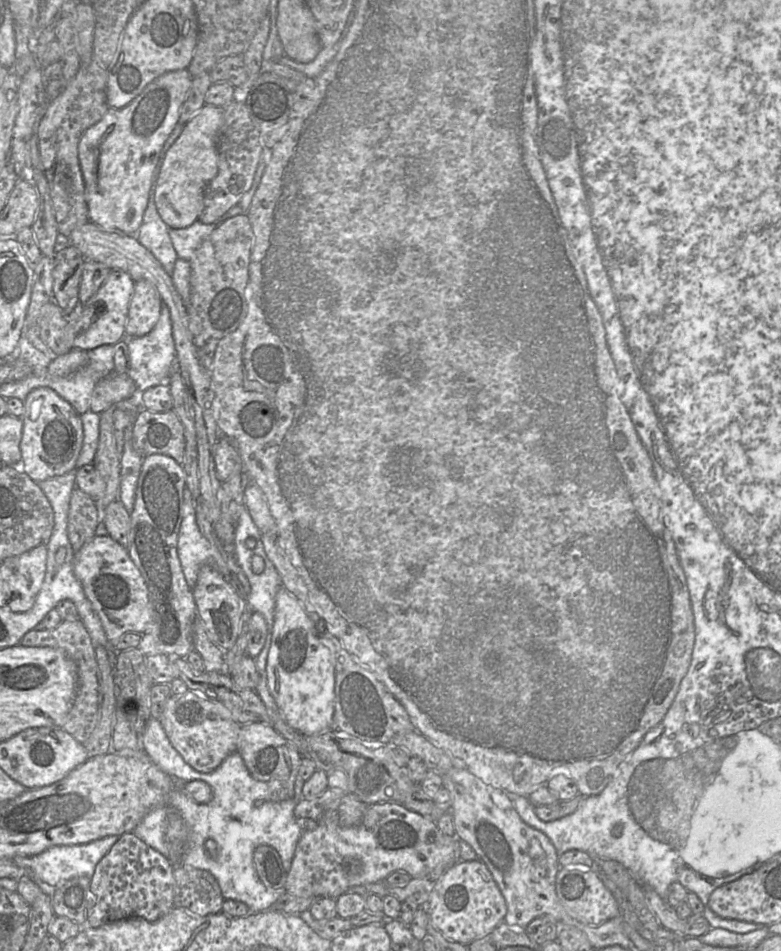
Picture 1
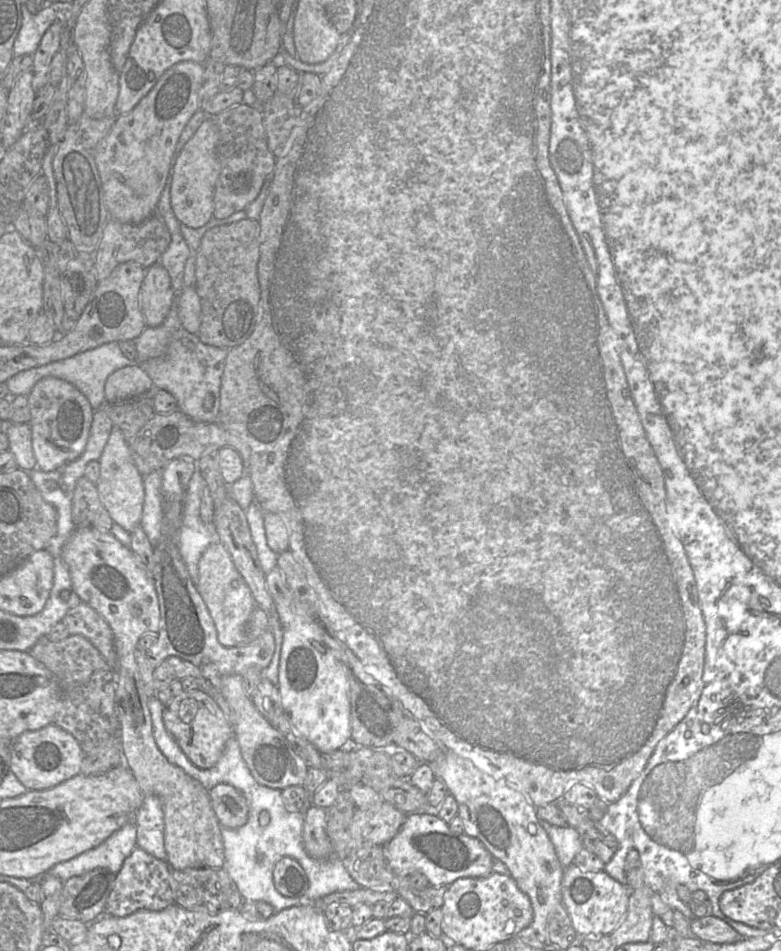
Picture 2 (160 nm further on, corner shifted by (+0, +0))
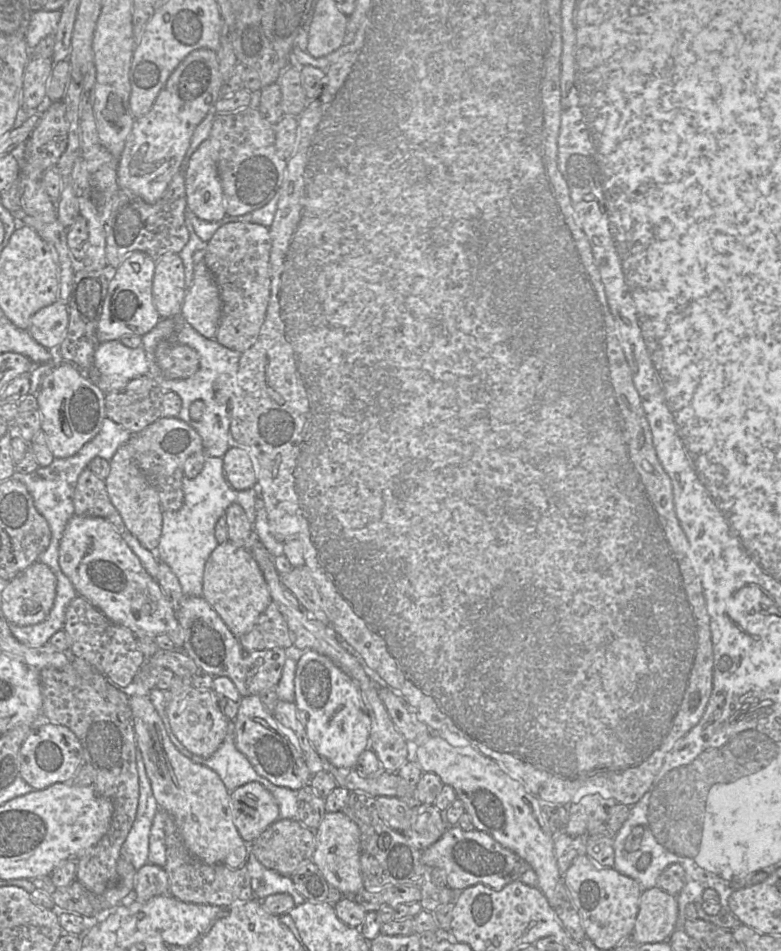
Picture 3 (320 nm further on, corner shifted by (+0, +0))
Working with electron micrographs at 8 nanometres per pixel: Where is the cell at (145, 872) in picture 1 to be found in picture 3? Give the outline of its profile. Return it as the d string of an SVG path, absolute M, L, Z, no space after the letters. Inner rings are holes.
M147 862L136 870L133 878L132 900L144 902L168 893L168 878L165 870Z

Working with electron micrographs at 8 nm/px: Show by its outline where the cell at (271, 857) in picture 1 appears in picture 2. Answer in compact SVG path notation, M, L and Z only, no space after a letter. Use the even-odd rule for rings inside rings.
M283 857L275 864L273 882L281 895L305 900L309 881L302 866L295 859Z

